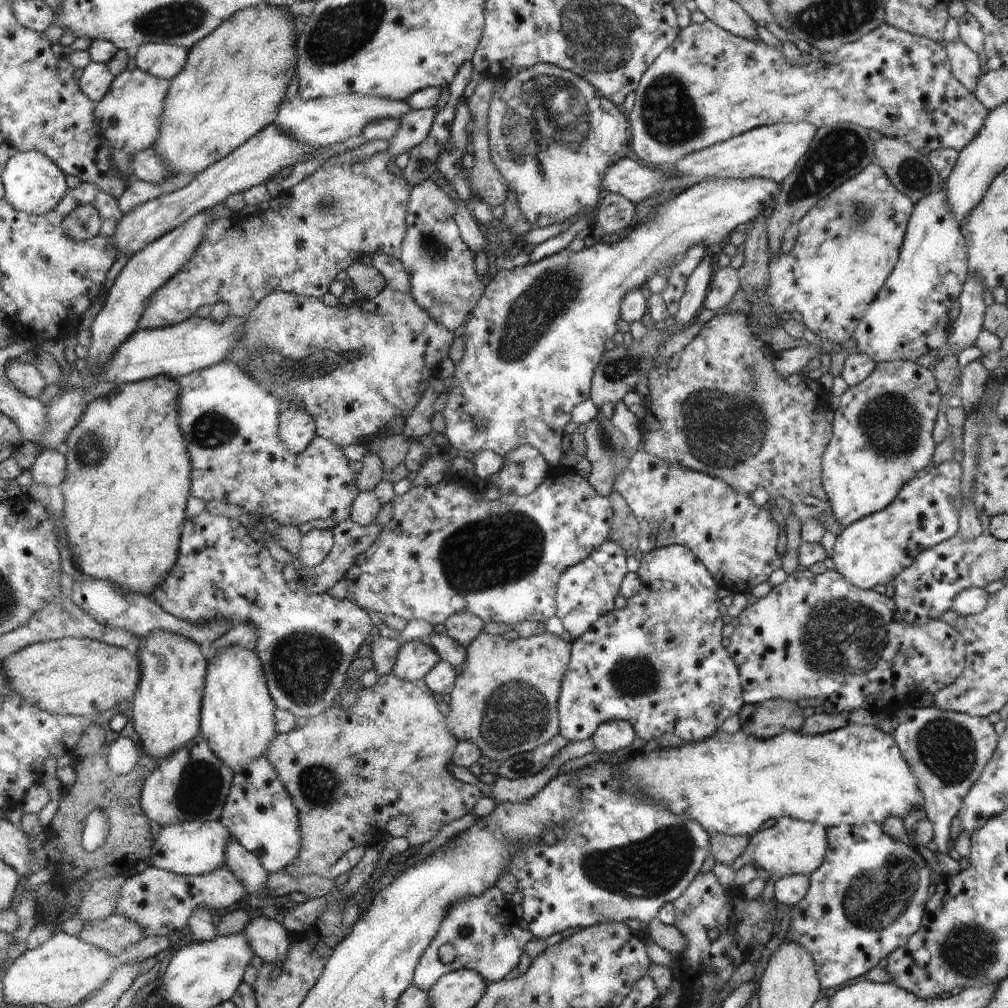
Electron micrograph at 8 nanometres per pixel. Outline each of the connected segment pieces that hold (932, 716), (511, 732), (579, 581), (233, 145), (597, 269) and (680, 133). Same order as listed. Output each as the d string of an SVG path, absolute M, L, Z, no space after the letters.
M933 705L930 708L908 706L898 714L898 728L893 738L904 754L909 768L916 774L925 798L922 812L932 822L933 841L937 852L948 855L950 826L963 806L963 800L979 780L982 770L996 752L998 736L986 717L946 711Z
M482 632L468 646L467 658L461 670L457 671L453 692L446 698L450 733L458 741L472 742L481 751L481 755L498 762L548 743L555 735L560 734L558 704L563 677L570 663L571 644L549 632L512 641Z
M607 539L588 559L560 576L556 592L557 616L573 640L585 635L603 615L609 614L614 608L614 598L618 596L620 582L628 572L624 552L616 541Z
M262 3L255 8L245 7L218 32L192 48L185 71L172 81L161 119L161 136L154 146L174 176L204 173L277 120L288 82L297 70L295 27L282 7Z
M723 177L705 179L692 187L686 188L681 194L678 194L678 196L676 196L674 200L670 200L670 202L658 206L655 210L656 212L654 212L654 214L650 218L648 218L648 220L641 219L637 223L634 232L630 232L630 235L623 240L621 239L620 242L611 244L594 244L593 246L590 246L589 248L586 247L579 252L573 252L569 249L563 249L561 252L558 252L558 254L552 254L552 256L548 256L548 258L544 258L543 260L540 260L540 262L522 267L515 267L512 268L512 270L505 270L500 266L500 269L495 274L494 279L490 281L490 285L488 286L488 288L486 288L485 295L482 296L482 299L477 304L477 307L474 308L474 315L470 316L470 321L461 329L461 334L464 339L464 356L462 356L462 360L460 362L454 363L456 370L454 370L454 376L451 379L451 385L447 390L446 406L444 406L444 410L442 410L441 412L442 416L444 417L444 421L446 421L446 430L444 431L444 434L450 441L449 445L453 446L456 450L460 450L460 452L471 452L476 454L481 451L491 451L502 457L511 455L514 451L517 451L521 447L525 447L527 445L532 446L534 449L537 449L538 452L542 454L542 457L545 458L546 462L549 462L550 465L558 465L558 460L560 460L560 456L562 456L562 434L564 434L564 426L566 426L566 424L570 422L570 410L573 410L578 404L581 404L588 399L588 394L590 394L590 378L592 378L592 372L594 372L594 370L596 369L596 366L598 365L602 354L605 352L604 340L606 340L606 338L610 340L610 338L612 338L612 336L616 334L616 330L618 330L618 328L616 328L616 322L620 320L621 304L626 294L629 294L629 292L634 289L640 288L644 290L644 284L646 284L648 280L652 279L653 276L656 275L658 271L661 271L663 267L668 267L671 270L672 266L676 266L676 264L680 263L685 258L686 252L690 250L690 248L694 248L694 246L698 245L704 245L706 248L708 248L708 251L710 251L710 244L718 244L718 242L720 242L720 240L724 240L724 238L726 238L726 236L728 236L728 234L730 234L730 232L732 232L732 230L734 230L736 226L740 226L740 224L744 226L744 220L746 220L746 222L757 220L760 216L762 216L762 212L765 208L772 207L774 204L776 204L776 200L778 200L779 197L780 184L769 179L762 179L761 177L749 177L746 180L740 178L728 179Z
M705 21L703 24L691 23L679 33L679 36L673 41L670 48L666 48L666 51L662 52L661 56L658 56L654 64L641 77L638 87L634 90L634 96L636 97L634 98L634 108L628 114L630 116L630 125L633 126L633 157L645 164L667 169L678 164L687 155L733 139L754 128L777 123L806 122L812 124L817 130L836 123L851 123L862 126L866 131L872 129L880 132L884 137L897 139L899 142L908 144L918 151L921 148L928 147L931 151L948 148L960 152L977 139L984 130L985 121L990 116L990 111L984 105L981 105L981 102L974 97L974 94L965 89L965 86L953 76L947 50L939 46L936 41L929 40L927 37L915 36L912 33L896 29L893 25L885 23L859 40L847 43L831 52L822 52L820 60L812 59L812 62L808 62L808 64L803 64L803 62L792 63L781 52L780 48L768 46L758 37L746 39L745 37L735 36L711 21Z

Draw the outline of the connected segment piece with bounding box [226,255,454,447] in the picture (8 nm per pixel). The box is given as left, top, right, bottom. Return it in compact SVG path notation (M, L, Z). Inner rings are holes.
M374 255L372 267L385 279L385 289L374 300L362 298L362 302L352 306L340 304L328 308L322 299L285 291L267 295L245 319L241 339L226 360L268 386L268 392L274 397L290 396L302 402L316 420L317 435L341 447L372 436L372 432L386 428L396 416L408 417L416 404L416 388L421 398L429 377L438 375L434 373L436 364L448 357L448 348L454 340L452 331L439 326L413 300L411 278L399 258Z

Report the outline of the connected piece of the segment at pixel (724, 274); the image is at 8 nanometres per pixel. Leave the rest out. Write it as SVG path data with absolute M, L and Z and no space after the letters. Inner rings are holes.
M731 267L716 268L705 297L703 309L722 313L738 290L740 290L740 286L737 270Z

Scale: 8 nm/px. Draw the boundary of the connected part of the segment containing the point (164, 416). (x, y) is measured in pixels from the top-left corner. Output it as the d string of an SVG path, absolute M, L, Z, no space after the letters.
M162 376L156 379L127 383L118 386L118 390L111 392L104 398L93 399L81 424L73 431L67 440L64 449L68 460L68 477L61 490L65 497L65 517L69 519L69 543L73 552L73 561L78 569L93 579L103 579L124 590L140 595L150 595L157 591L162 584L166 583L169 575L178 566L181 556L181 541L185 532L186 508L188 500L193 496L193 458L189 452L188 442L181 430L181 386L178 381Z

